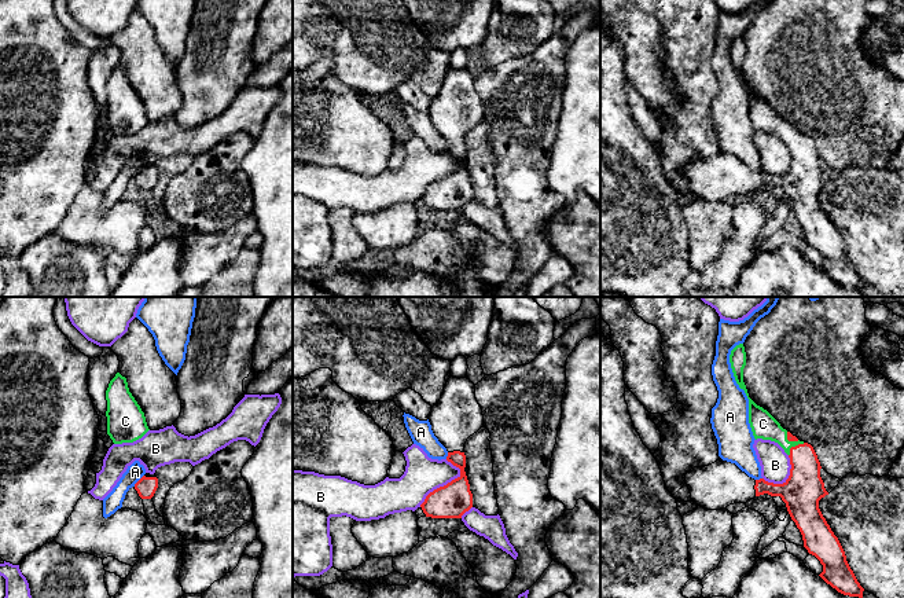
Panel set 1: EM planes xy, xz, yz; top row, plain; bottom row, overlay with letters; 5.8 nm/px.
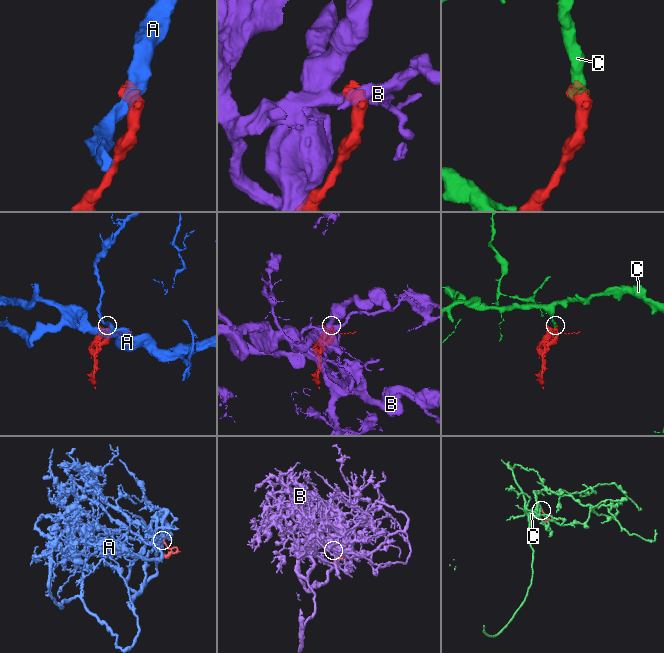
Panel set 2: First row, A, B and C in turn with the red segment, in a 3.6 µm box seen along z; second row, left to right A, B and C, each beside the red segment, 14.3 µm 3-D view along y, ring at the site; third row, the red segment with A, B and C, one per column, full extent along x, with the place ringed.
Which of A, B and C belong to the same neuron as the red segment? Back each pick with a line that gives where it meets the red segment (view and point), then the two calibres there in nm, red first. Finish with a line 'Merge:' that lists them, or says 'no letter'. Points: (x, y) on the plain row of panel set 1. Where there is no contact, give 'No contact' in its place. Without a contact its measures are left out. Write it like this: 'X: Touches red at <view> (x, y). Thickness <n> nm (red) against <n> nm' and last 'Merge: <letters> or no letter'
C: Touches red at yz (797, 132). Thickness 190 nm (red) against 150 nm
Merge: C

